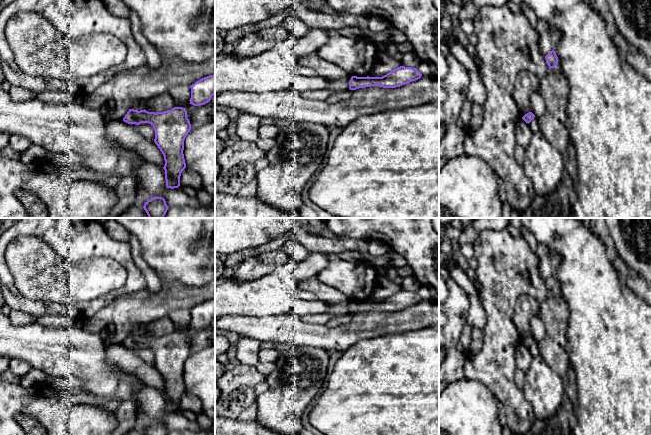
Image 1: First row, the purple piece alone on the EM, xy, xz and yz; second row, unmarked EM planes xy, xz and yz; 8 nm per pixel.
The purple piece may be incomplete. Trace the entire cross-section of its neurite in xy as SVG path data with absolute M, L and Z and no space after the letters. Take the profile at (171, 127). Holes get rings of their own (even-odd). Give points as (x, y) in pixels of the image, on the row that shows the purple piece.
M174 107L163 112L148 112L129 109L123 121L139 125L149 123L155 131L154 142L162 152L165 160L165 180L167 188L178 188L180 176L186 168L184 159L184 140L191 130L187 111L182 107Z

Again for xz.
M400 66L382 77L357 77L352 76L349 81L349 89L356 90L371 86L383 88L396 88L420 79L422 74L411 67Z

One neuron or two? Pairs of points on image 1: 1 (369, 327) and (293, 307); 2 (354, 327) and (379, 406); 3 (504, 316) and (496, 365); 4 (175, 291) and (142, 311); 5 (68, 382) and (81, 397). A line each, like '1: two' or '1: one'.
1: two
2: two
3: one
4: one
5: two

